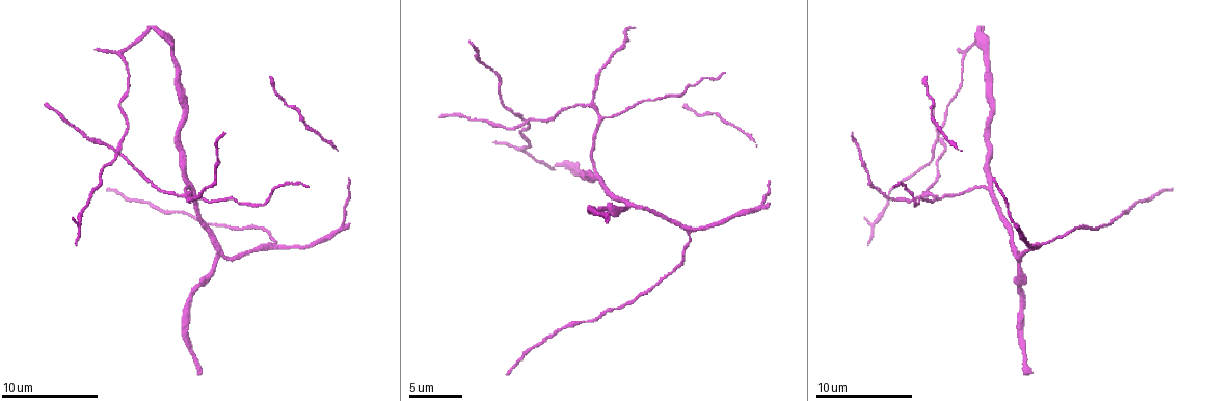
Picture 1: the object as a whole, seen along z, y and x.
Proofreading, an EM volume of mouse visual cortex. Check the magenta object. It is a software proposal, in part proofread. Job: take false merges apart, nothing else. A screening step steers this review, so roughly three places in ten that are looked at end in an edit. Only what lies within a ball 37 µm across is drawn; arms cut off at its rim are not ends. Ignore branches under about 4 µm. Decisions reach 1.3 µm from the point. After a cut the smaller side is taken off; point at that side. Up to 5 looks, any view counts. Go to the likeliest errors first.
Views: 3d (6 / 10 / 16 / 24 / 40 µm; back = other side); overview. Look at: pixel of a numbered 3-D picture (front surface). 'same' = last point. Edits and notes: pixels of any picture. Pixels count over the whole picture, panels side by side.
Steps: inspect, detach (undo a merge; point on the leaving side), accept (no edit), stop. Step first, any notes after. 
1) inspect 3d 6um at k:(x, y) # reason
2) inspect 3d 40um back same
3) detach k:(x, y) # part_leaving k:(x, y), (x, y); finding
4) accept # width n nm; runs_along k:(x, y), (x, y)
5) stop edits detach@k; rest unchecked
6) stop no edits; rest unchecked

inspect 3d 6um at 1:(597, 172) # three arms meet

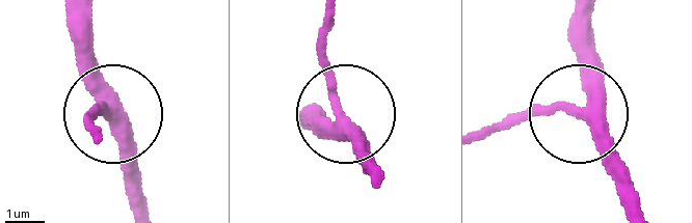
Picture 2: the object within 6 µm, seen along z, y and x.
accept # arms 3; runs_along 2:(88, 50), (88, 86), (105, 113), (88, 126); all the same neuron

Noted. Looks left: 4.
inspect 3d 10um at 1:(632, 204) # three arms meet

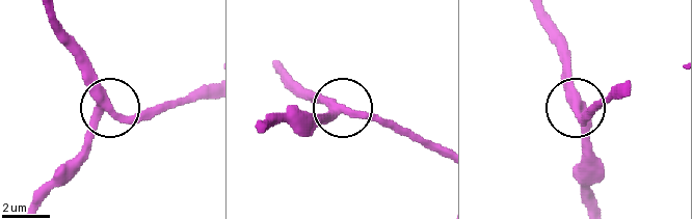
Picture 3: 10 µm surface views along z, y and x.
accept # side_arm 14 um; runs_along 3:(48, 14), (85, 85), (105, 109), (83, 151), (61, 172); one neuron here

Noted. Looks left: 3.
inspect 3d 16um at 1:(274, 243) # arms part here

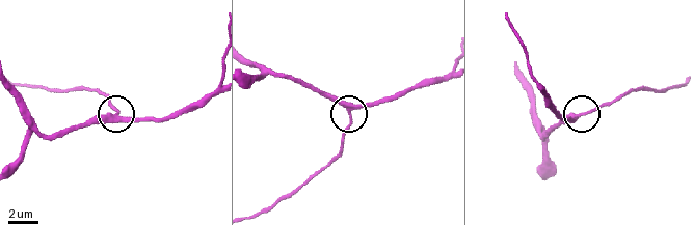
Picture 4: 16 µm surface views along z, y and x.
accept # side_arm 26 um; runs_along 4:(522, 86), (533, 119), (545, 134), (582, 113), (614, 102); one neuron here

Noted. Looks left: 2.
stop no edits; rest unchecked

